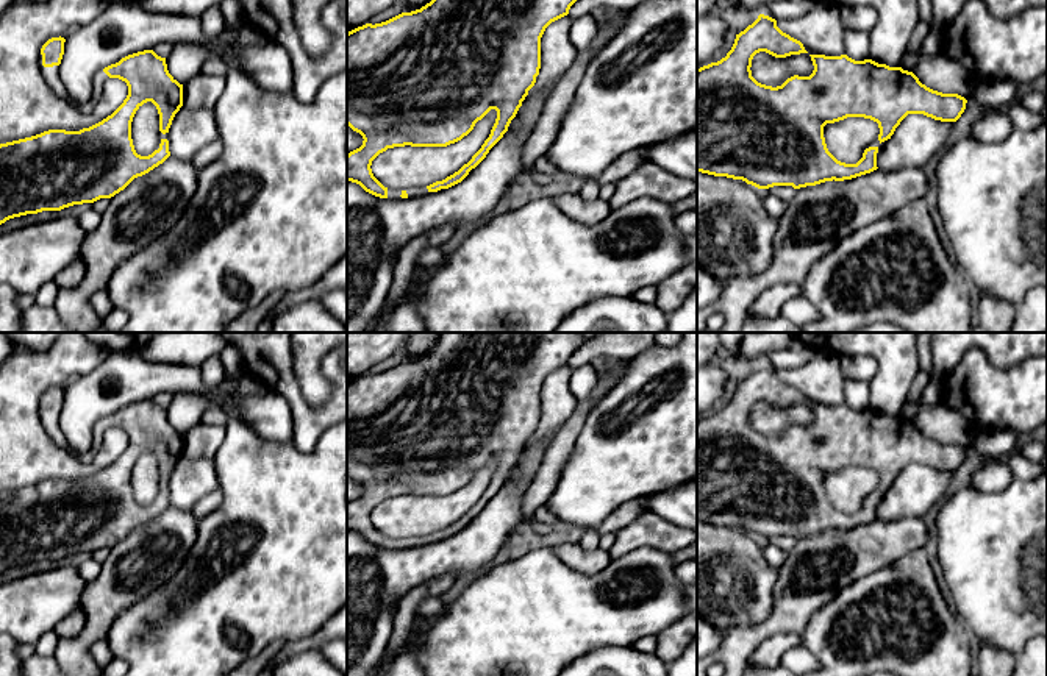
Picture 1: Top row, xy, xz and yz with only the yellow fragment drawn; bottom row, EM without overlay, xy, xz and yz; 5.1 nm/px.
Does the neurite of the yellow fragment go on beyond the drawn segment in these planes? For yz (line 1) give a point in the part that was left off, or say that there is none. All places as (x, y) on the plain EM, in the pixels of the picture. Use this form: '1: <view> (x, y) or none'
1: none

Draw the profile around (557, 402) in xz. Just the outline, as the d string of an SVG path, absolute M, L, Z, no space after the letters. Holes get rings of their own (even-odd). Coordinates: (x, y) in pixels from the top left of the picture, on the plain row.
M564 365L552 372L541 387L541 418L528 445L545 439L559 429L577 409L577 398L570 392L570 370Z

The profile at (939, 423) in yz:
M945 406L922 407L914 422L922 434L942 443L958 443L966 450L974 445L977 428L961 414Z

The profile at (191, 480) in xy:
M181 456L169 478L169 501L178 511L192 511L197 501L219 489L214 459Z

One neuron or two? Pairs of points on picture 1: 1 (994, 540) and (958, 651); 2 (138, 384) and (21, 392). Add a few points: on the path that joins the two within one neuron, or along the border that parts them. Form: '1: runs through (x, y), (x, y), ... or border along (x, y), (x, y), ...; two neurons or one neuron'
1: border along (955, 614), (972, 637); two neurons
2: border along (96, 366), (71, 378), (63, 386); two neurons

